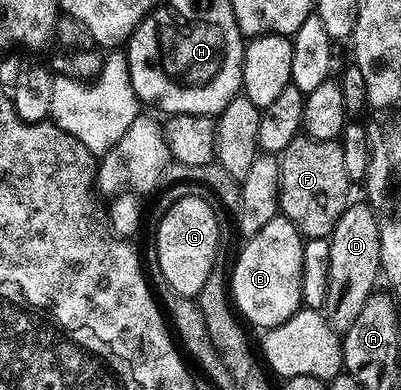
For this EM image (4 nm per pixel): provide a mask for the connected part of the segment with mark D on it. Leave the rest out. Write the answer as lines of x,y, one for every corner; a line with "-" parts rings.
350,202
329,236
329,288
323,313
331,326
339,333
353,325
364,302
376,288
381,271
380,229
369,203

